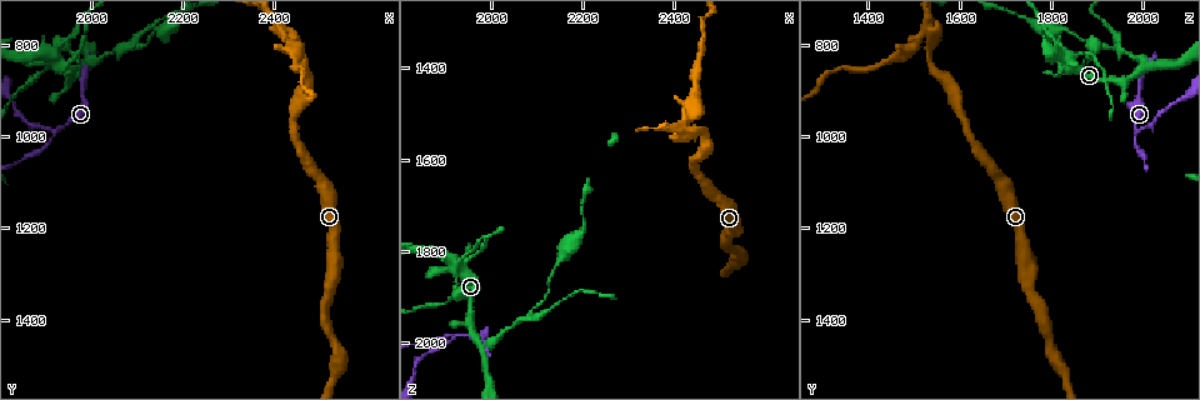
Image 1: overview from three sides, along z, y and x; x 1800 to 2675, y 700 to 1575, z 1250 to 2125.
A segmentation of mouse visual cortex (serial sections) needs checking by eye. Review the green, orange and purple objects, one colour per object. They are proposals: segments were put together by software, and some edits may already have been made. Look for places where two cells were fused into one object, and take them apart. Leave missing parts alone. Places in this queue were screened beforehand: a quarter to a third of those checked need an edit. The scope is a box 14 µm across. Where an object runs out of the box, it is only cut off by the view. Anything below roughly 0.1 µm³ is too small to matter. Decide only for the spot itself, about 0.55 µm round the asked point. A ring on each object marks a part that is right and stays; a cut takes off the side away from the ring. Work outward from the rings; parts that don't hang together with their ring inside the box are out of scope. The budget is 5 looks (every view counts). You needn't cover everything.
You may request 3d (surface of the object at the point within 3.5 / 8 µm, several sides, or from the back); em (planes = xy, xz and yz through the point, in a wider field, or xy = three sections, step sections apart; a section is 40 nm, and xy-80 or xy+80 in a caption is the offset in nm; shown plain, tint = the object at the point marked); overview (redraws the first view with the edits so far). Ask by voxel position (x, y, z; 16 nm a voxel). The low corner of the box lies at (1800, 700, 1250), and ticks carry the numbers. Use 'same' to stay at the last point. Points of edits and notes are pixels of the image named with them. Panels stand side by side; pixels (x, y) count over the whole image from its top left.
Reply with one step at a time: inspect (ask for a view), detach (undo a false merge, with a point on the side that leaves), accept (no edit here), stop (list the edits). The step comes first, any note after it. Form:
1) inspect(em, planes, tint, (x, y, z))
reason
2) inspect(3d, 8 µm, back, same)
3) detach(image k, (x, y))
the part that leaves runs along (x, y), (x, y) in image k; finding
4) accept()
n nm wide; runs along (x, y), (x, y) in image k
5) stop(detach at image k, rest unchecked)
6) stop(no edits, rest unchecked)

inspect(3d, 3.5 µm, (1920, 990, 1980))
side arm on a straight run

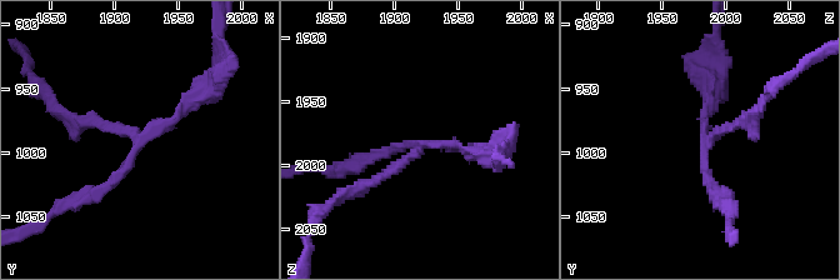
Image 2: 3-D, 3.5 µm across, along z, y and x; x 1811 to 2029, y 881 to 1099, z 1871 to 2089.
inspect(em, xy, step 1, tint, (1924, 988, 1984))
now the EM

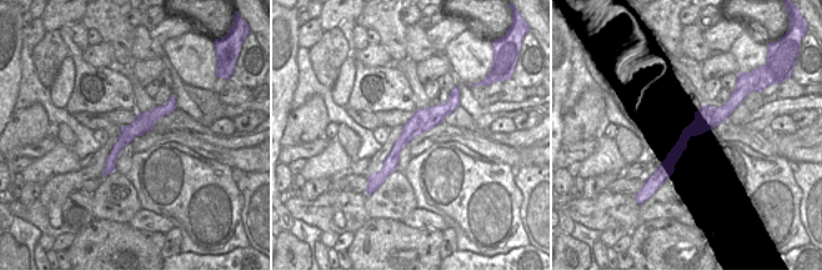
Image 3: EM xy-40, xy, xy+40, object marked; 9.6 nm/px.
detach(image 2, (386, 174))
220 nm wide; the part that leaves runs along (418, 150), (321, 211) in image 2; two cells meet here

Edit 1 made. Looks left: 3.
inspect(3d, 3.5 µm, (1975, 855, 2005))
abrupt turn

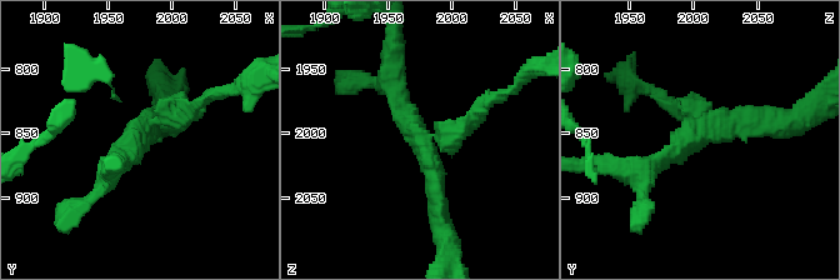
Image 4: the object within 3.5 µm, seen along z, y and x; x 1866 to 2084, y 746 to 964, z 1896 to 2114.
inspect(em, xy, step 2, tint, (1976, 850, 2004))
need the tissue

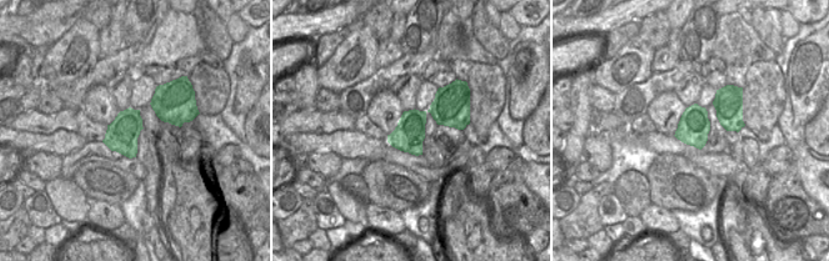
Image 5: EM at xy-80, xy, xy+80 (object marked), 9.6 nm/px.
detach(image 4, (468, 126))
3 arms; arms of 200, 250, 250 nm; the part that leaves runs along (435, 138), (455, 135), (531, 70) in image 4; a second cell is stuck on

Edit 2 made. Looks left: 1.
stop(detach at image 2, detach at image 4, rest unchecked)

